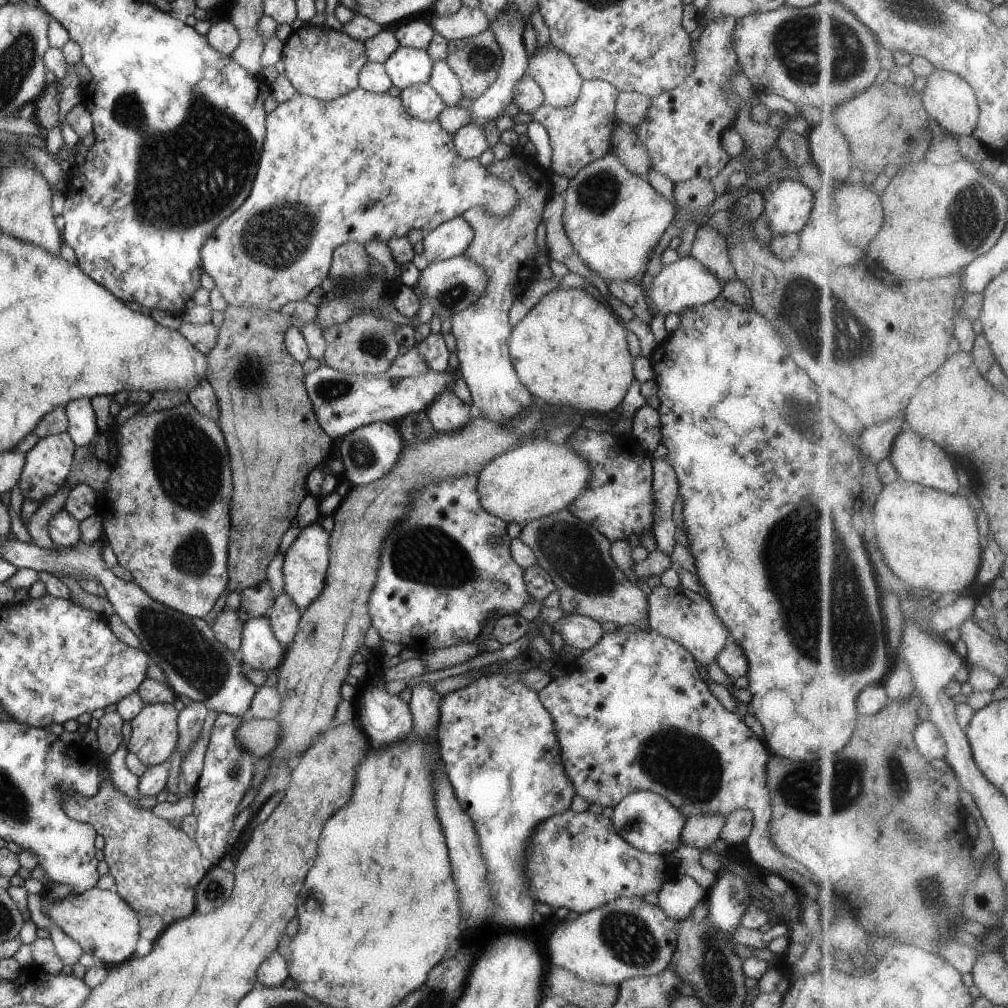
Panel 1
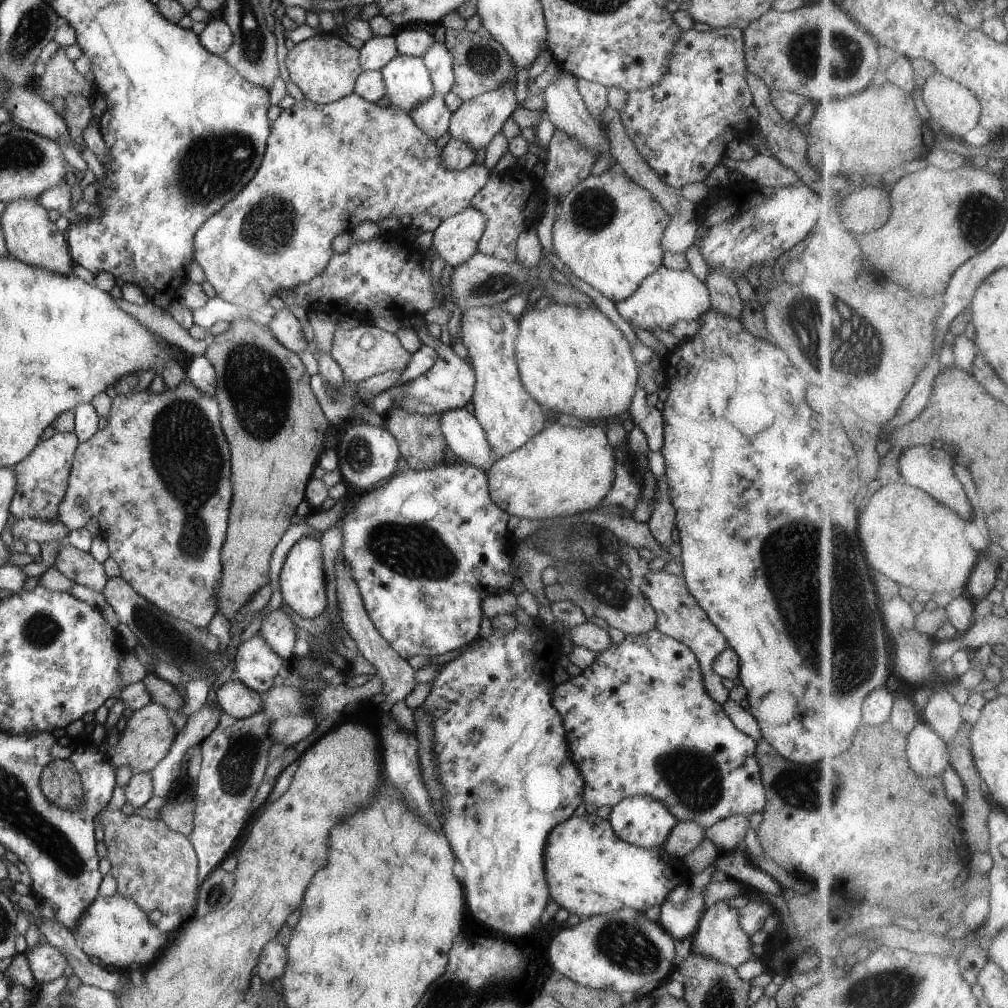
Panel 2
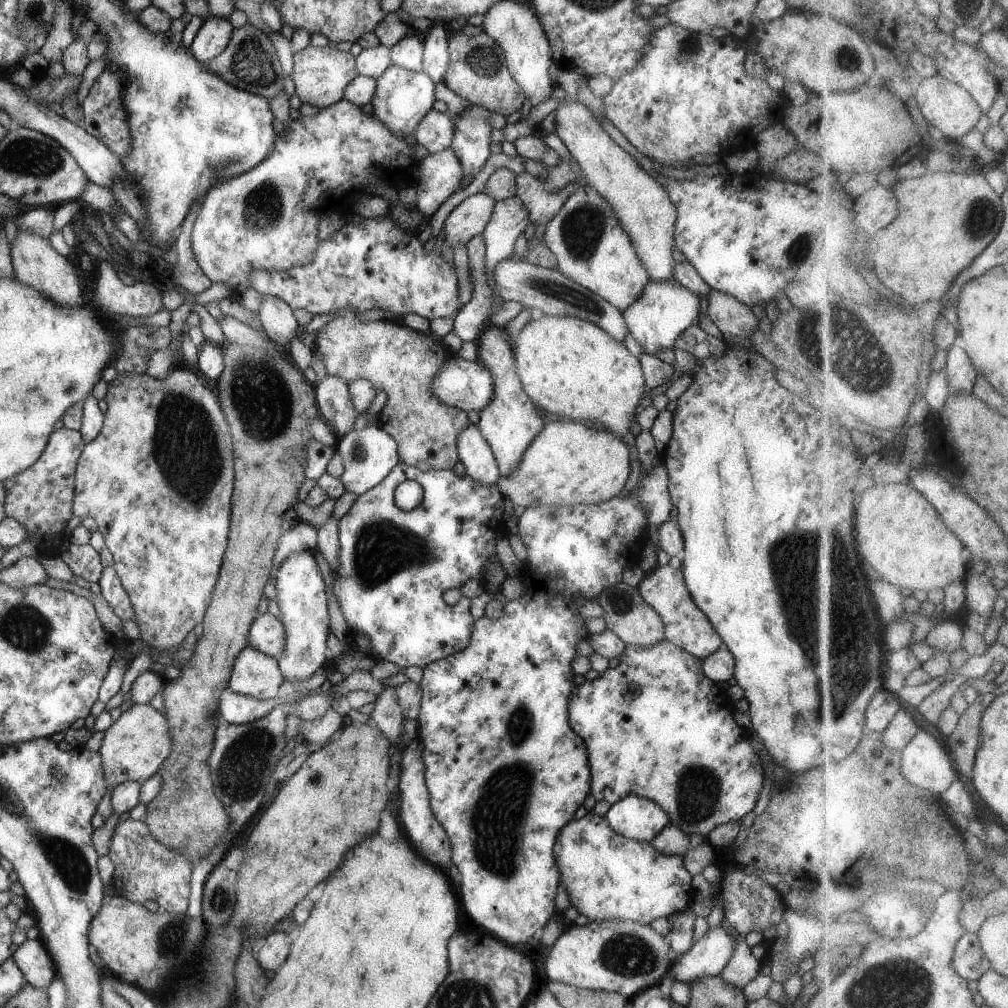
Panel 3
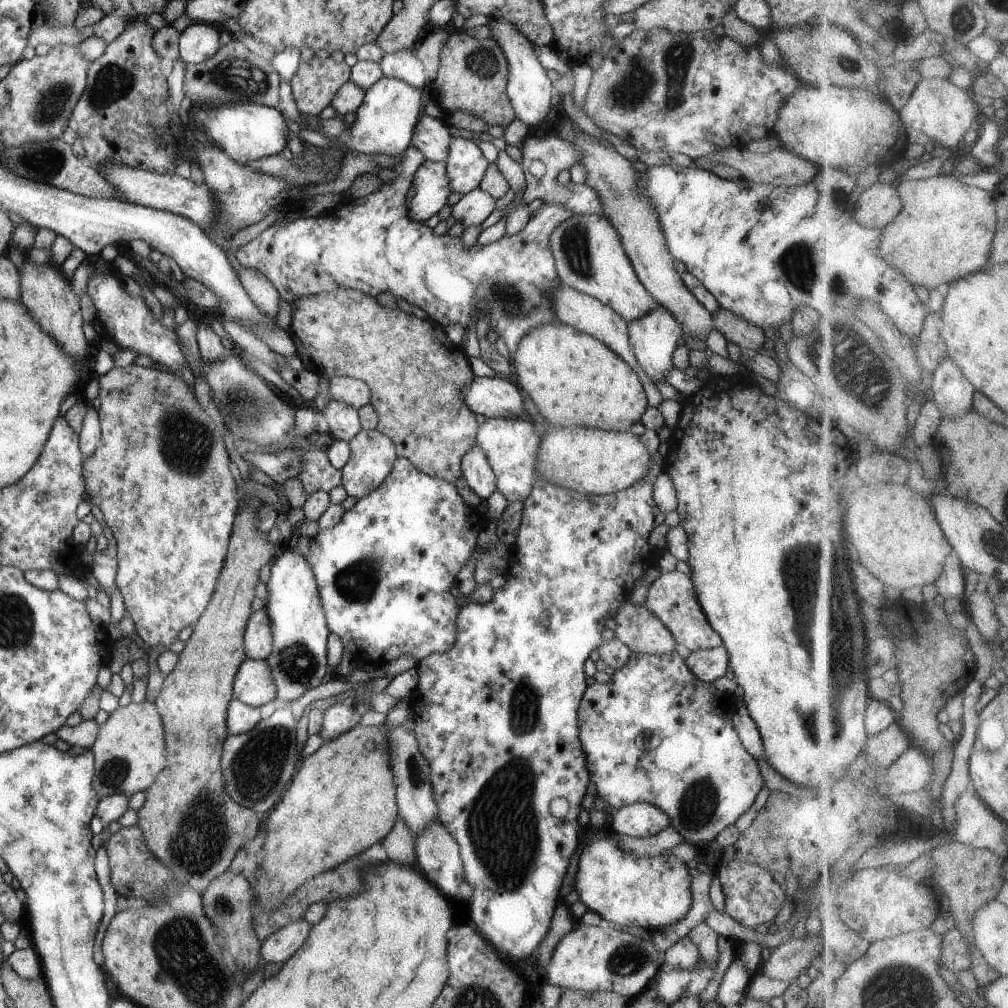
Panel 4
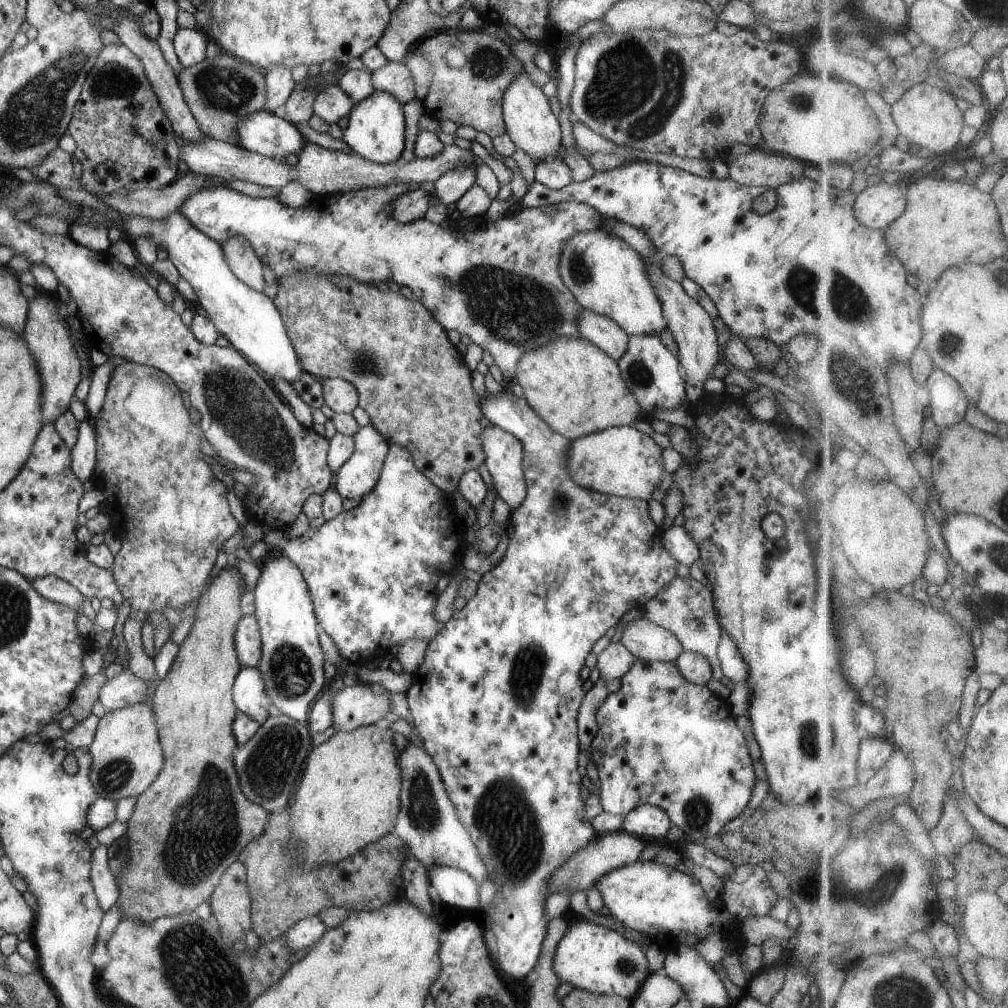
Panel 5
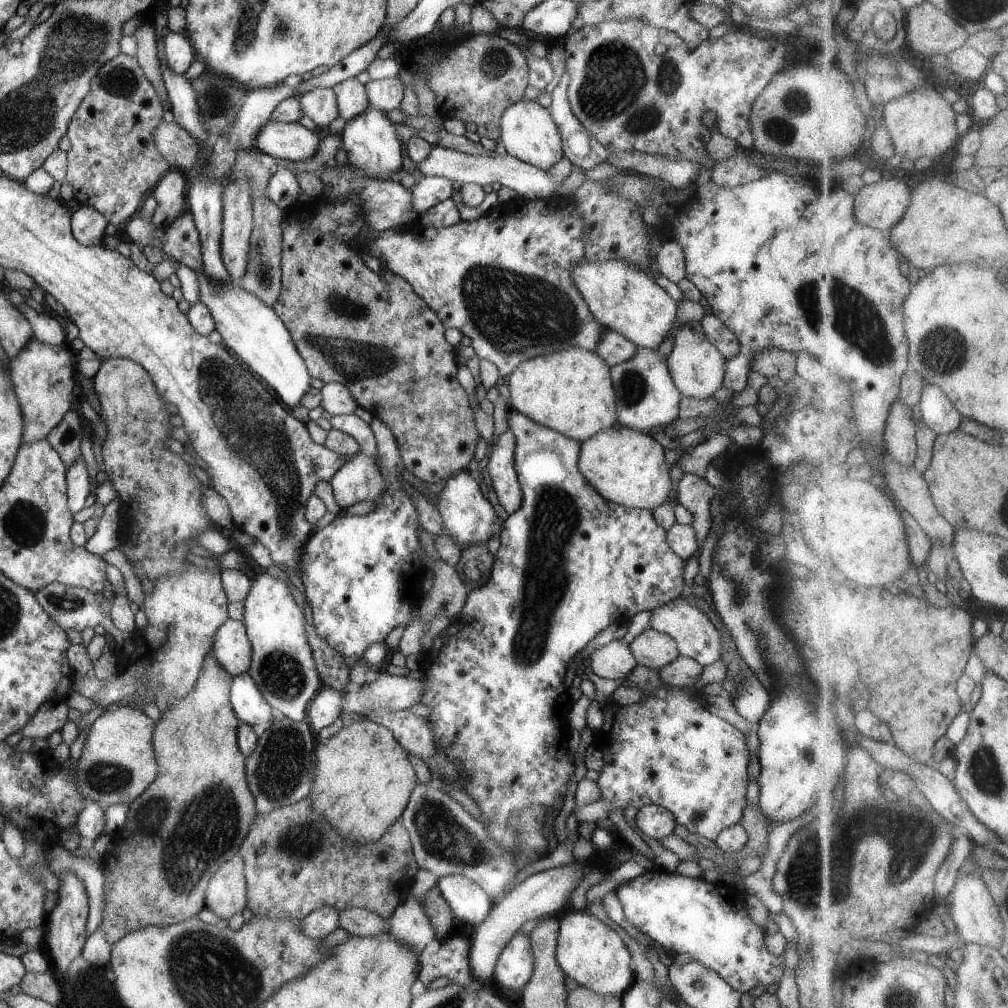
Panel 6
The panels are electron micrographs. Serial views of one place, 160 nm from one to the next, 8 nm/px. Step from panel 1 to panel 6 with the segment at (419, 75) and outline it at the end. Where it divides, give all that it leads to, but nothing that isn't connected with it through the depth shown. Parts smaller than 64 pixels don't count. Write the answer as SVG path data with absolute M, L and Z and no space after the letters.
M369 106L366 112L356 116L354 120L346 122L346 127L341 133L343 149L348 154L348 161L354 168L362 170L368 179L389 180L394 172L403 169L402 144L394 124L386 118L386 114L378 108Z

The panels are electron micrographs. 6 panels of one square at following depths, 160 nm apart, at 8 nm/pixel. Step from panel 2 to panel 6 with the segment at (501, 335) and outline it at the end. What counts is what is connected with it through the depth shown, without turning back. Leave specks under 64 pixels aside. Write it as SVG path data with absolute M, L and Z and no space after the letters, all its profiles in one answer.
M508 429L500 434L492 448L488 448L488 474L500 505L512 514L520 508L523 492L514 468L515 436Z

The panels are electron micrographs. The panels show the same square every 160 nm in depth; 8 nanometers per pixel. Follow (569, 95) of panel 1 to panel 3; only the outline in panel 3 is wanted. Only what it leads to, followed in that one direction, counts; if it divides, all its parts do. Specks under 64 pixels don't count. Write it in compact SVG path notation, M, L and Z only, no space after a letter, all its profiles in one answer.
M565 99L561 101L553 111L555 133L565 144L571 158L579 164L582 182L593 186L612 205L622 226L631 234L636 252L649 272L650 280L674 279L673 266L676 262L673 250L675 249L674 231L677 212L667 190L660 186L659 182L649 175L633 156L630 156L617 142L612 140L602 123L583 102Z

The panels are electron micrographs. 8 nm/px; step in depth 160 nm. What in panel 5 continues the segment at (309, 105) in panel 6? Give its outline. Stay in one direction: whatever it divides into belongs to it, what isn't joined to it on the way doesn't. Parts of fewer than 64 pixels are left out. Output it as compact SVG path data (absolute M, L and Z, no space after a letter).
M329 85L316 94L312 112L329 125L338 123L340 119L350 115L354 108L355 104L350 100L352 98L340 86Z

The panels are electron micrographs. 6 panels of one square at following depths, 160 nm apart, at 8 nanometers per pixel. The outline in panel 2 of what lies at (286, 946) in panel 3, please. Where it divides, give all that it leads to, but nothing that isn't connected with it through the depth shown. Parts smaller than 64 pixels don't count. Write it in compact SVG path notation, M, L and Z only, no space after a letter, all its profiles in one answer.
M276 940L266 944L260 954L259 962L253 971L264 983L270 983L282 978L287 964L287 948L280 945Z

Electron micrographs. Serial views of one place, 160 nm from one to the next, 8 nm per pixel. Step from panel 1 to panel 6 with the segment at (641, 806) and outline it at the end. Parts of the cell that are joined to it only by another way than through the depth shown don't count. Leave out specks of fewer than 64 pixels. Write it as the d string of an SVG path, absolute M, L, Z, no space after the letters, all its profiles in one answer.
M658 805L639 808L635 821L642 834L658 841L670 836L677 825L673 814Z

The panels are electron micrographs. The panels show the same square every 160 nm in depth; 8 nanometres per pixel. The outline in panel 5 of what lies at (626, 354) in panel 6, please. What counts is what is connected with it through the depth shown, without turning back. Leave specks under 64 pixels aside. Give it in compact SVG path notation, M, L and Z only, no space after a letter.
M582 309L576 324L581 337L598 346L612 360L618 361L626 353L629 335L614 320Z

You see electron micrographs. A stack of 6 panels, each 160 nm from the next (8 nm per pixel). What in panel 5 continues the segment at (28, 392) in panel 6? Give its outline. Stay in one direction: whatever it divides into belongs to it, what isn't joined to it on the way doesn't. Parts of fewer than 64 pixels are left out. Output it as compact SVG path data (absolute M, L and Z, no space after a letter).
M37 292L36 297L28 302L30 312L22 336L42 378L42 424L54 424L69 410L70 403L76 398L75 390L81 380L80 358L70 338L71 330L68 330L65 320L58 314L60 304L51 296Z

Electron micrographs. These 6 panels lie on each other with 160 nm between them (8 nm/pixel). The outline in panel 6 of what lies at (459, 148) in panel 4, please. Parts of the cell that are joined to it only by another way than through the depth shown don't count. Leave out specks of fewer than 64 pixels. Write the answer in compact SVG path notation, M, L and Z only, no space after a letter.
M424 176L410 189L412 208L418 216L433 208L438 202L444 202L454 194L454 181L440 176Z

